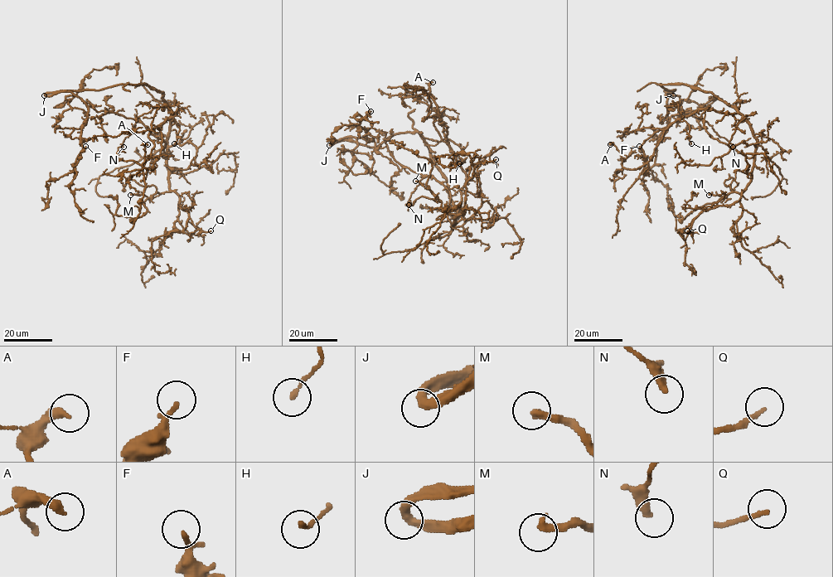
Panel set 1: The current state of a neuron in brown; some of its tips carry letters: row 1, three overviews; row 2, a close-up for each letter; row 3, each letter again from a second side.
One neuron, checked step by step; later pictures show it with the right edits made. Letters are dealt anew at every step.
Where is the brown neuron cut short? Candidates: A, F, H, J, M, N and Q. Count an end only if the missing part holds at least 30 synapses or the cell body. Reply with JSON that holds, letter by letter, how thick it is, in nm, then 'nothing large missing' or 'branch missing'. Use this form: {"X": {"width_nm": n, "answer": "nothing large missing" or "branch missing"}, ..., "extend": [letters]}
{"A": {"width_nm": 360, "answer": "nothing large missing"}, "F": {"width_nm": 140, "answer": "nothing large missing"}, "H": {"width_nm": 160, "answer": "nothing large missing"}, "J": {"width_nm": 320, "answer": "nothing large missing"}, "M": {"width_nm": 320, "answer": "nothing large missing"}, "N": {"width_nm": 320, "answer": "nothing large missing"}, "Q": {"width_nm": 150, "answer": "nothing large missing"}, "extend": []}

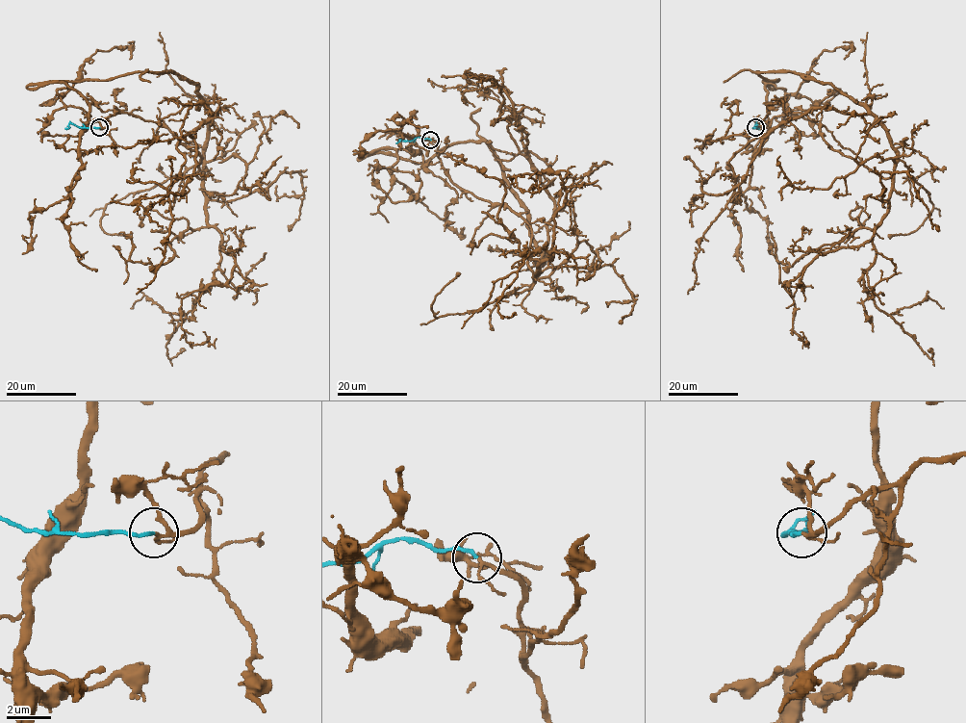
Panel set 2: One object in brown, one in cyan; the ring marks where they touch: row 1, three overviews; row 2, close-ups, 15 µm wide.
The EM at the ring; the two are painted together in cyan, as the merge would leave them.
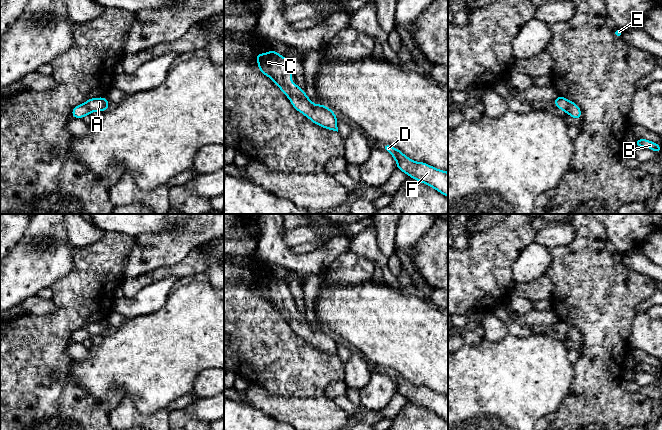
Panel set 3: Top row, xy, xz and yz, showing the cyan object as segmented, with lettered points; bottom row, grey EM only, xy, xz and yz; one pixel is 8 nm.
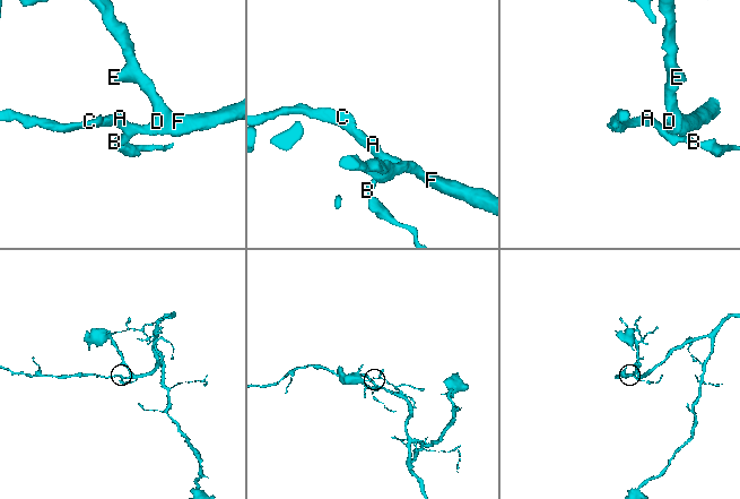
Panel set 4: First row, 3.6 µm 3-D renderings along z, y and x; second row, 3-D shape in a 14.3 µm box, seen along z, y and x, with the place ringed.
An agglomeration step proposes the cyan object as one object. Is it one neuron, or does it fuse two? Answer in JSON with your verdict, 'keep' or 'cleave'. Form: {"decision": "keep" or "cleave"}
{"decision": "keep"}

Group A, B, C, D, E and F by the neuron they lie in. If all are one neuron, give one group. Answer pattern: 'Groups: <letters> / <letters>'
Groups: A B C D E F

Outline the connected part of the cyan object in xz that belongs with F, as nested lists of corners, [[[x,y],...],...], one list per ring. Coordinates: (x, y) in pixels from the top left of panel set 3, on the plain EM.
[[[384,367],[382,371],[396,384],[397,393],[448,421],[448,396],[434,392],[424,386],[415,386],[388,368]]]

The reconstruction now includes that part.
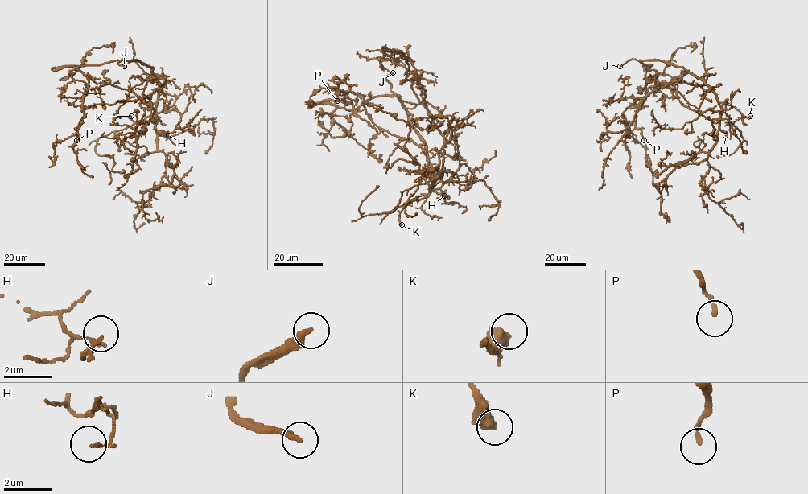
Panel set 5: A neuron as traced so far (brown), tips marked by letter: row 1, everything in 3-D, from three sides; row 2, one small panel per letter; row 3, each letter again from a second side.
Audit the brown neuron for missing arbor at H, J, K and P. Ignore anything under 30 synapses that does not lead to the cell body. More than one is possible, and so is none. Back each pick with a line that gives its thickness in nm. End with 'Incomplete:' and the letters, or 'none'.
J: 260 nm
Incomplete: J

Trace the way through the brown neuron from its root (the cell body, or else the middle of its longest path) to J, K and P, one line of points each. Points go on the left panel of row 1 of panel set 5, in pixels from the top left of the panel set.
J: (152, 69), (138, 60), (122, 59), (118, 63), (124, 66)
K: (152, 69), (159, 84), (156, 110), (136, 122), (129, 117), (131, 116)
P: (152, 69), (138, 60), (76, 65), (88, 82), (83, 99), (84, 117), (76, 129), (76, 140)

